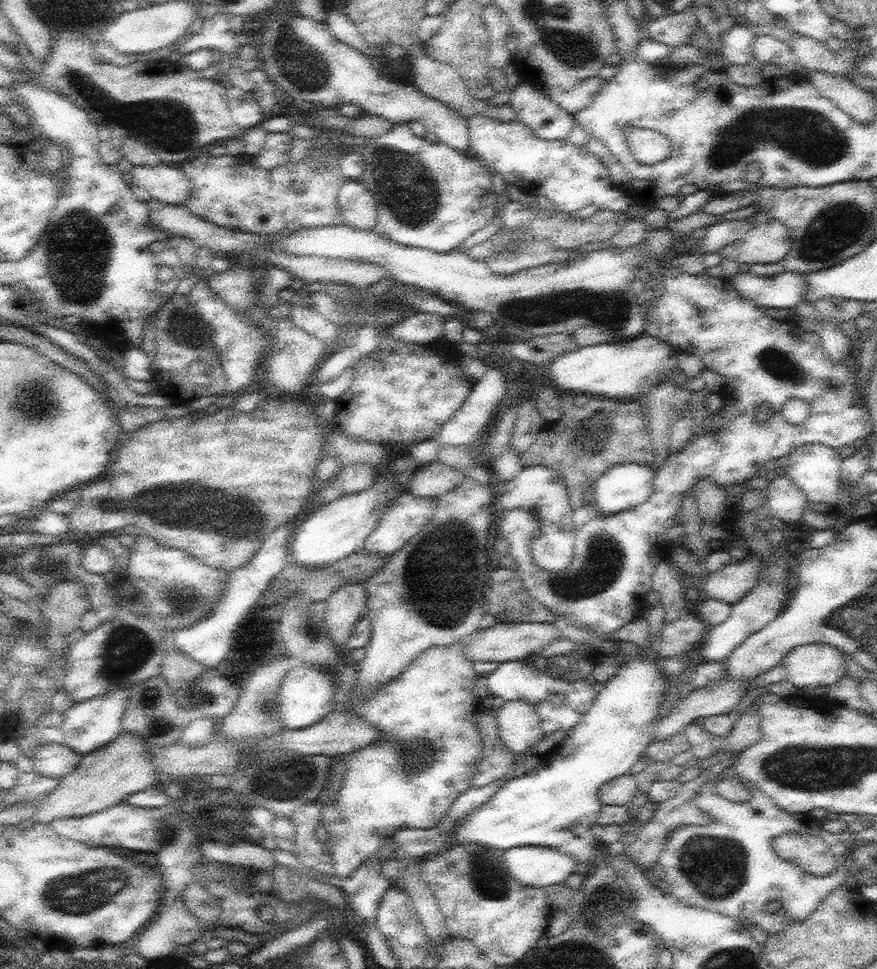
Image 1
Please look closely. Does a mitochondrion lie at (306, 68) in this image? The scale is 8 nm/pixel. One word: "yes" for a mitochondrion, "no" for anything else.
yes

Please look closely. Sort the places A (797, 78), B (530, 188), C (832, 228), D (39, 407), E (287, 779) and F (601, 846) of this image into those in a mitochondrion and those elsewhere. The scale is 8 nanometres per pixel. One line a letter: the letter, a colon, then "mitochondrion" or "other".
A: other
B: other
C: mitochondrion
D: mitochondrion
E: mitochondrion
F: other

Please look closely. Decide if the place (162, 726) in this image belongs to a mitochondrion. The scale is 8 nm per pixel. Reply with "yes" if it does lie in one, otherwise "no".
yes

